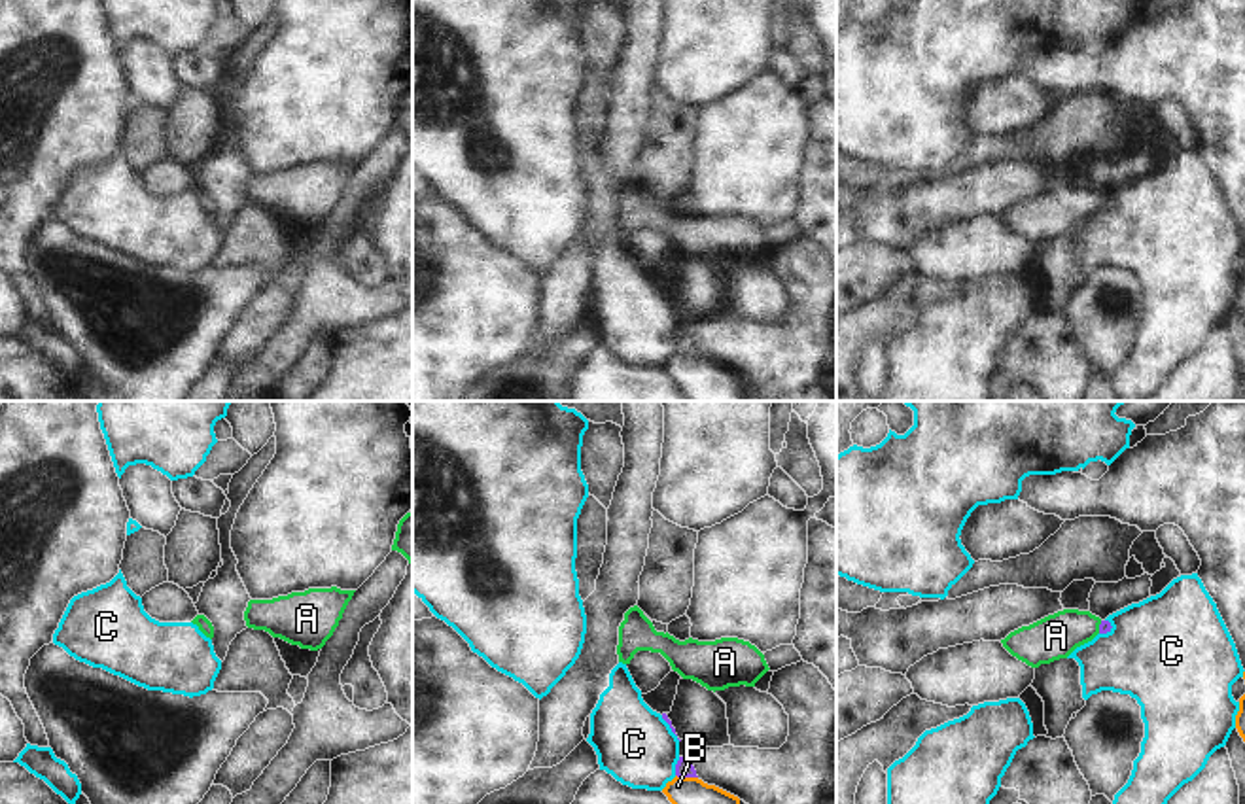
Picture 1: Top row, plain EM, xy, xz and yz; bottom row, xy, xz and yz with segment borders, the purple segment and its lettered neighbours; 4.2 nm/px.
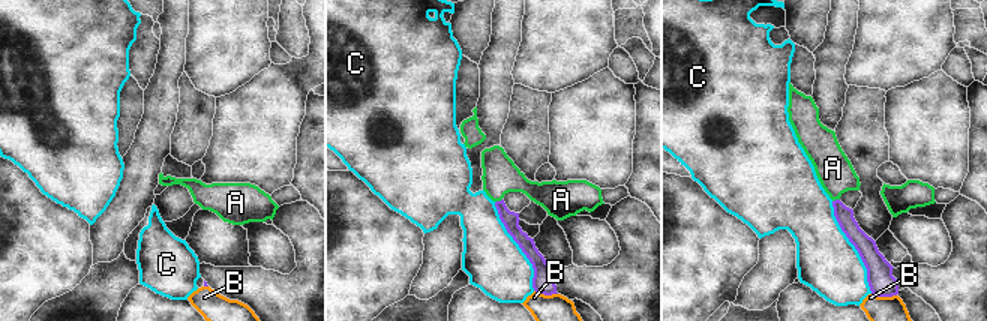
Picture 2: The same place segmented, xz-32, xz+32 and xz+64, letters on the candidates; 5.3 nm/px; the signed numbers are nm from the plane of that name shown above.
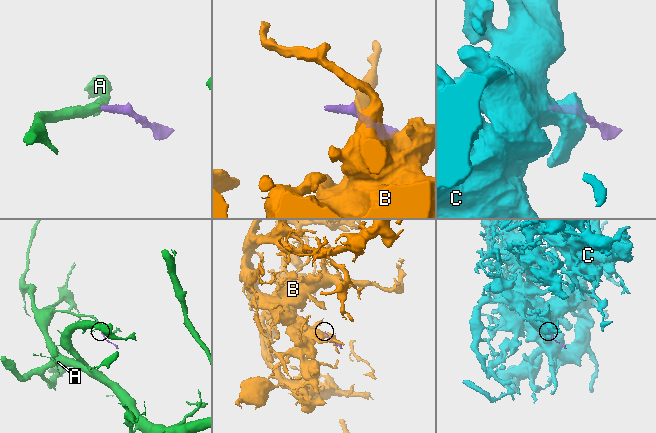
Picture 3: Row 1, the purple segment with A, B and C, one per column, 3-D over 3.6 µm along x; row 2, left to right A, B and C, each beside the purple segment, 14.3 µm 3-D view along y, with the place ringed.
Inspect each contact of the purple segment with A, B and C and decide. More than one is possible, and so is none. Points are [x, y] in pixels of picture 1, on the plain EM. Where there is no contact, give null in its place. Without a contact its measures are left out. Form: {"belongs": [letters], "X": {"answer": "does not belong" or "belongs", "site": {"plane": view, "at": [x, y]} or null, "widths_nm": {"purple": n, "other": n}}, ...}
{"belongs": ["A"], "A": {"answer": "belongs", "site": {"plane": "yz", "at": [1100, 203]}, "widths_nm": {"purple": 50, "other": 190}}, "B": {"answer": "does not belong", "site": {"plane": "xz", "at": [687, 352]}, "widths_nm": {"purple": 80, "other": 220}}, "C": {"answer": "does not belong", "site": {"plane": "xz", "at": [676, 343]}, "widths_nm": {"purple": 80, "other": 320}}}

